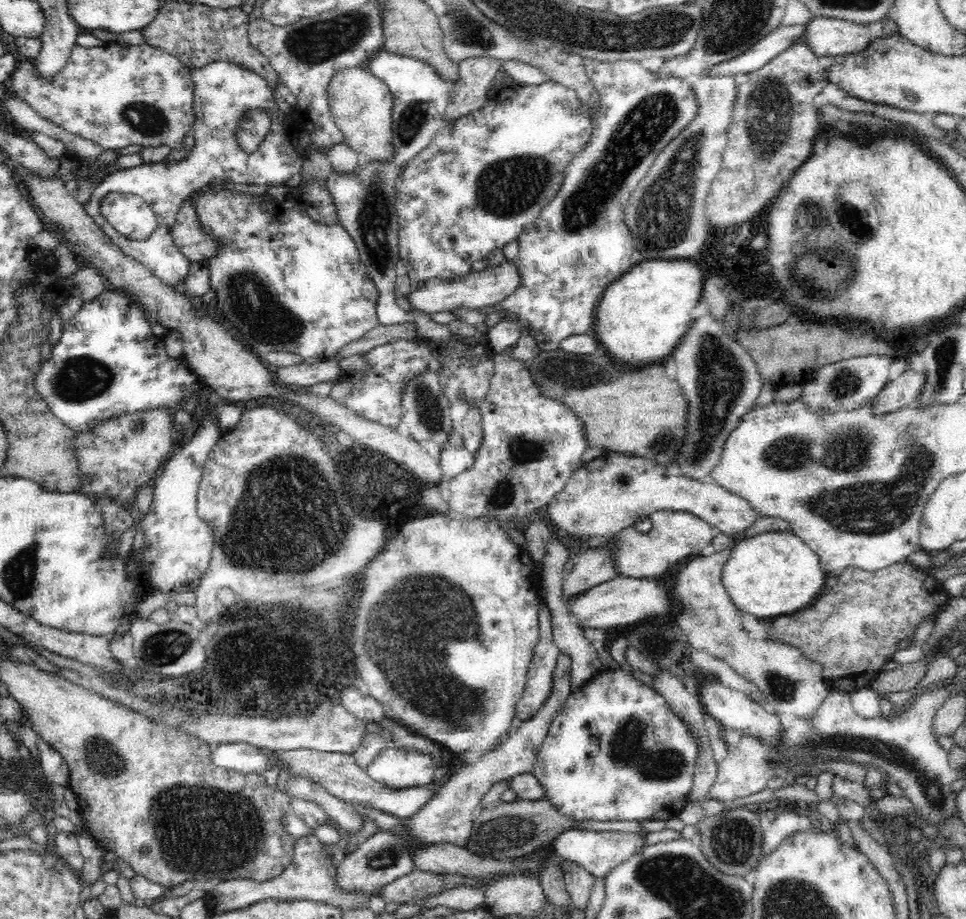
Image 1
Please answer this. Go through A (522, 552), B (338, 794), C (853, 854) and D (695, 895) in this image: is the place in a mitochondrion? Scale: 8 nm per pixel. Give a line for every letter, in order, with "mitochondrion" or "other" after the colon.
A: other
B: other
C: other
D: mitochondrion

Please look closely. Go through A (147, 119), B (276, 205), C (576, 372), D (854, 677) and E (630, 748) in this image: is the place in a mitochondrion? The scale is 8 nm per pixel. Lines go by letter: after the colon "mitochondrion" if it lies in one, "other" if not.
A: mitochondrion
B: other
C: mitochondrion
D: other
E: mitochondrion

